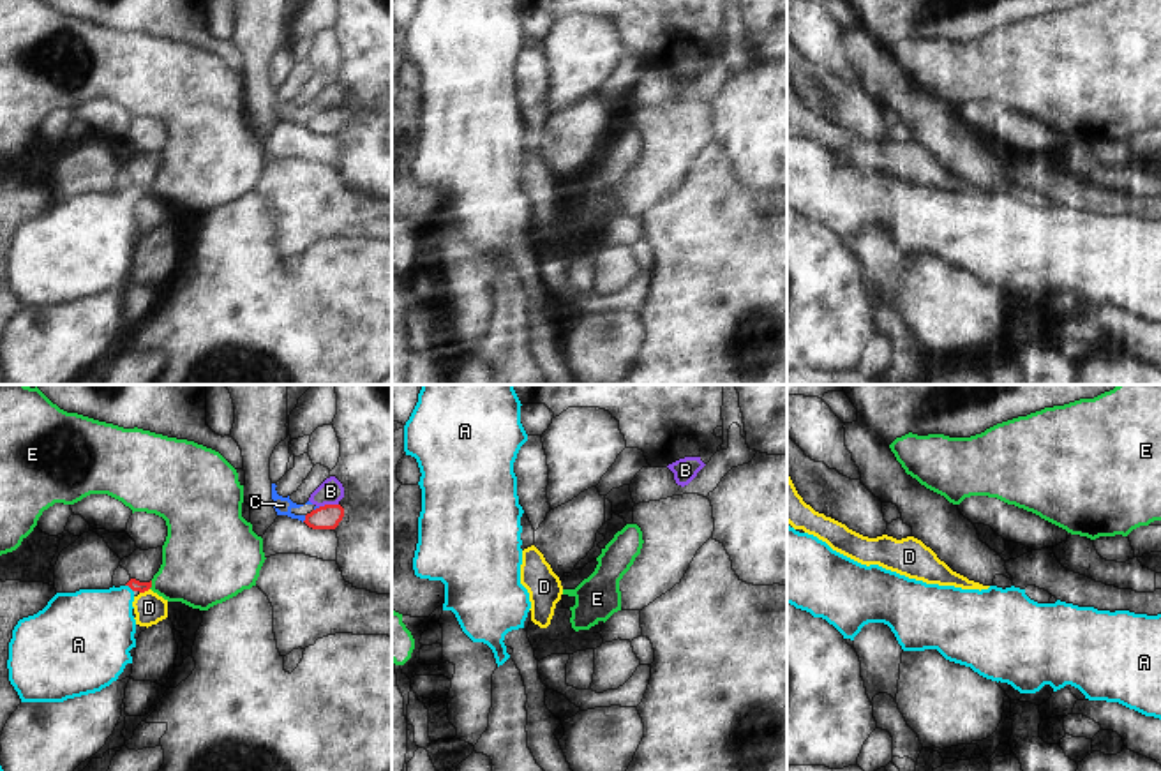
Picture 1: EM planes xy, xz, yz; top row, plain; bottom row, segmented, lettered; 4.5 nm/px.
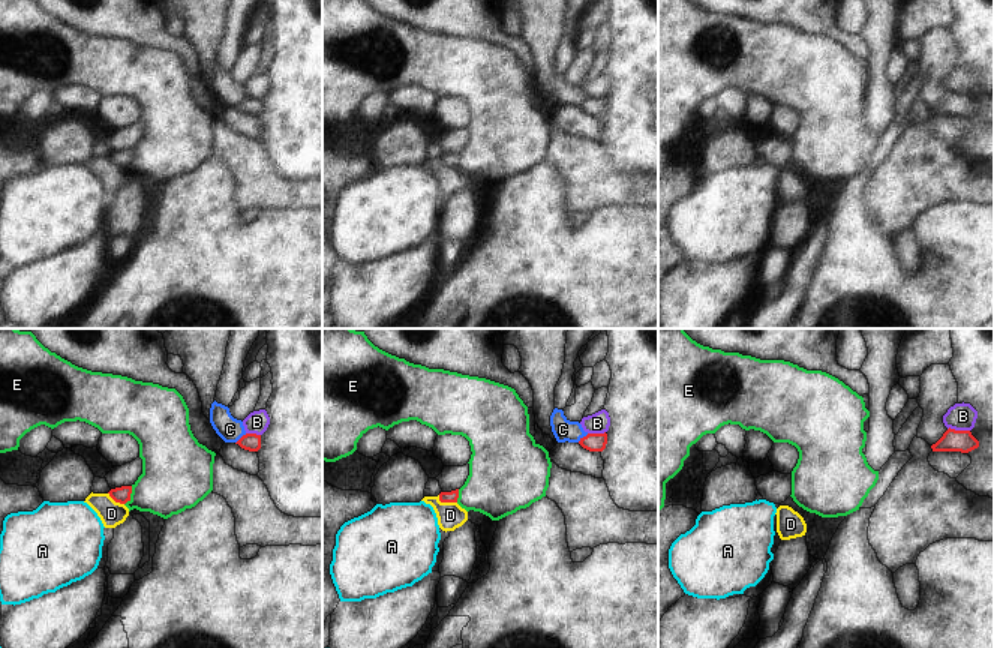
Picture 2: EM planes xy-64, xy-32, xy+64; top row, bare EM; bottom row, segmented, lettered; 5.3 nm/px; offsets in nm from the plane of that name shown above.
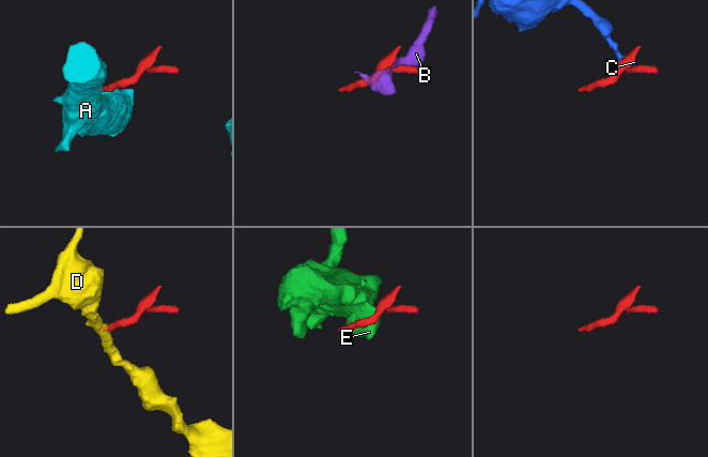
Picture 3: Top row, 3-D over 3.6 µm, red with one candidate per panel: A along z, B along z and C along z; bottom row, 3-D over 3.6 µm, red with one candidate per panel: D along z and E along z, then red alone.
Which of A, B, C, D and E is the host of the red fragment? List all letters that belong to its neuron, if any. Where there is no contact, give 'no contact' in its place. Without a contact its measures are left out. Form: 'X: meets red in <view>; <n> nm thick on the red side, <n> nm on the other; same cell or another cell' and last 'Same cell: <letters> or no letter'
A: meets red in xy; 50 nm thick on the red side, 360 nm on the other; same cell
B: meets red in xy; 110 nm thick on the red side, 110 nm on the other; another cell
C: meets red in xy; 110 nm thick on the red side, 80 nm on the other; another cell
D: meets red in xy; 50 nm thick on the red side, 140 nm on the other; another cell
E: meets red in xy; 50 nm thick on the red side, 360 nm on the other; another cell
Same cell: A

